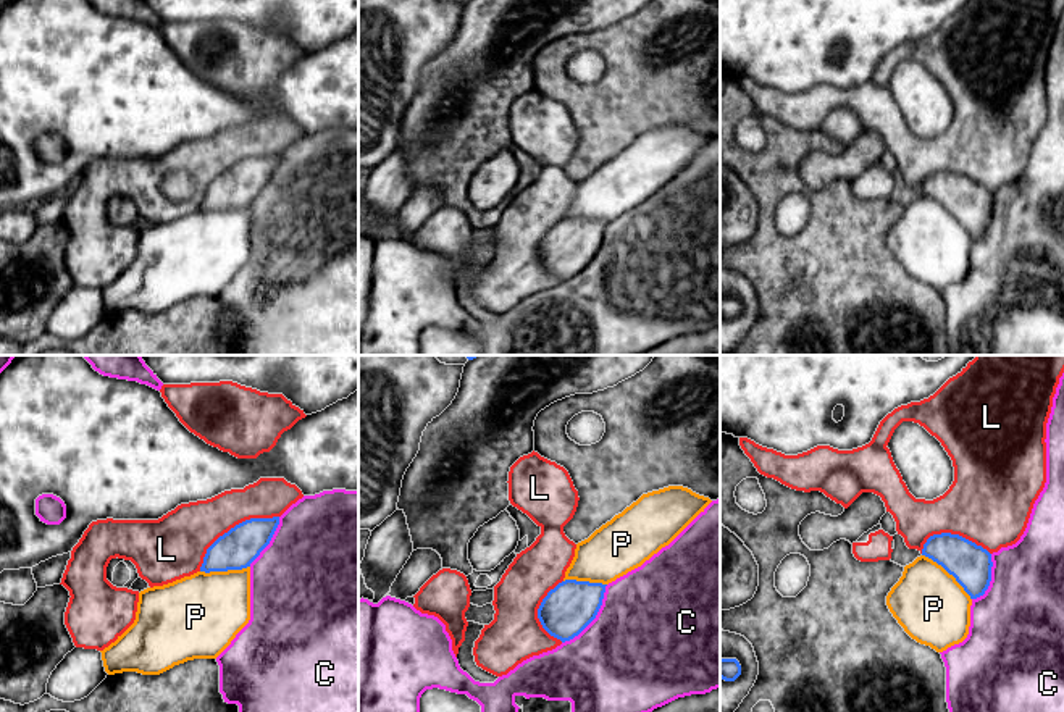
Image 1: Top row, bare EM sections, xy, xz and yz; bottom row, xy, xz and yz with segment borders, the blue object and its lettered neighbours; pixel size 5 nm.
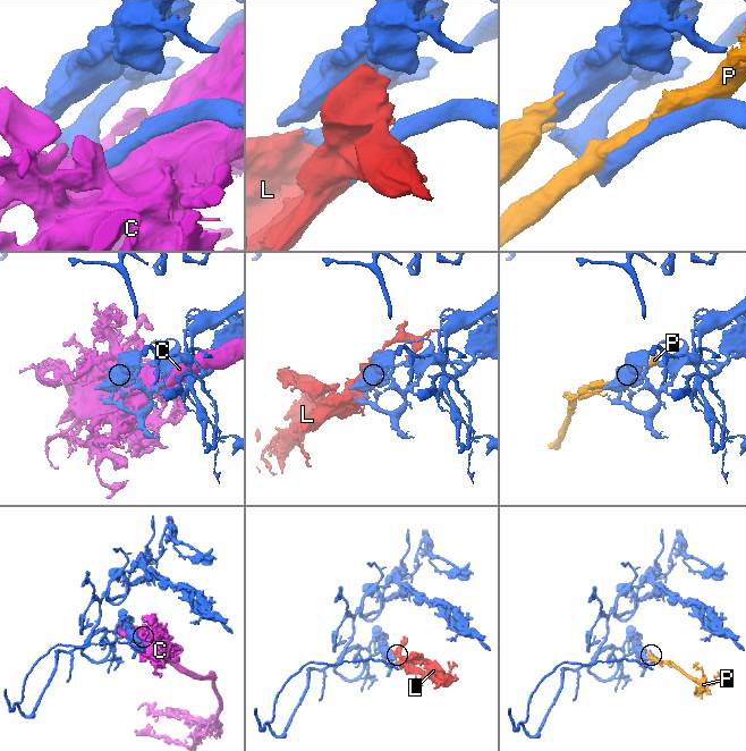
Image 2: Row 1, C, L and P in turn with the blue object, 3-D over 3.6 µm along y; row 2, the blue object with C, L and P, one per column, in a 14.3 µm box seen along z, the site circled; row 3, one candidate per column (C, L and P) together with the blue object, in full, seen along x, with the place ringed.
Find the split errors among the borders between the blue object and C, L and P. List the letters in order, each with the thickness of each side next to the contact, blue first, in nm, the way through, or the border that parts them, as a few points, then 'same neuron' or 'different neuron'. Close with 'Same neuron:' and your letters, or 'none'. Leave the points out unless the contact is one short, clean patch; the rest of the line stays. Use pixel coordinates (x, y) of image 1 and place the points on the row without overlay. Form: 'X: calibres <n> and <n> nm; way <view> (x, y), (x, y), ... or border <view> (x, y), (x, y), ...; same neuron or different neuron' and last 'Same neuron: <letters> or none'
C: calibres 260 and 500 nm; different neuron
L: calibres 200 and 280 nm; same neuron
P: calibres 200 and 360 nm; different neuron
Same neuron: L

